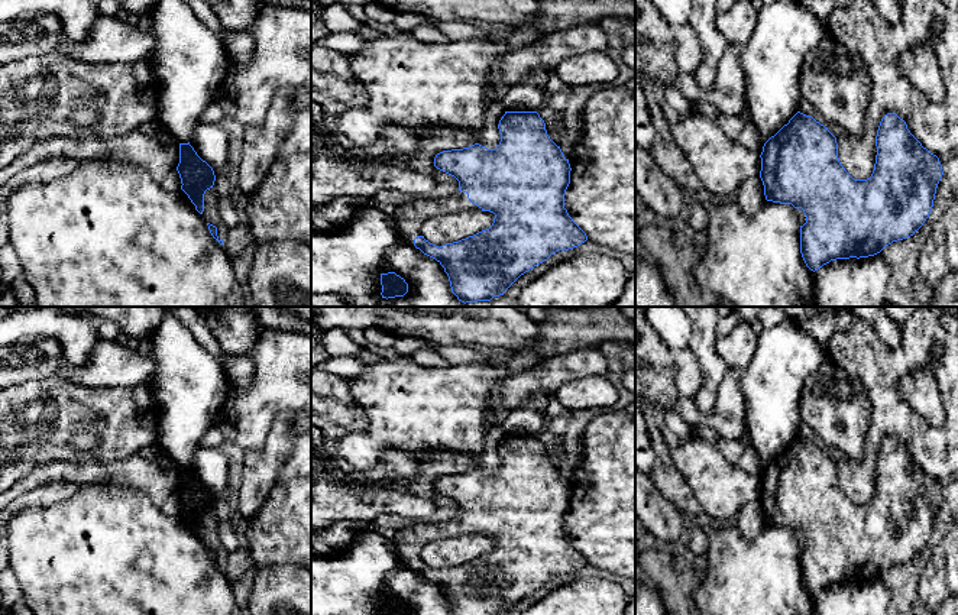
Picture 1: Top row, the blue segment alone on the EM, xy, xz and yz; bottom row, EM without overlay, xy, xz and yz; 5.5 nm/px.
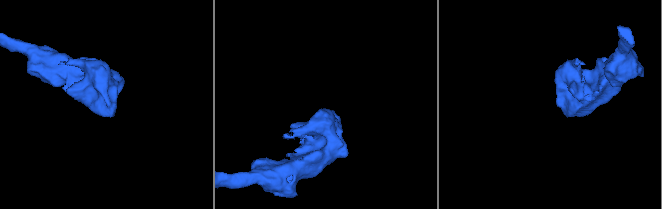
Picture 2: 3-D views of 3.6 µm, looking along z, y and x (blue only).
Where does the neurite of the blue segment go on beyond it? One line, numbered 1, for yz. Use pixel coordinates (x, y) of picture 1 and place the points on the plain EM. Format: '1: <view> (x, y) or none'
1: none

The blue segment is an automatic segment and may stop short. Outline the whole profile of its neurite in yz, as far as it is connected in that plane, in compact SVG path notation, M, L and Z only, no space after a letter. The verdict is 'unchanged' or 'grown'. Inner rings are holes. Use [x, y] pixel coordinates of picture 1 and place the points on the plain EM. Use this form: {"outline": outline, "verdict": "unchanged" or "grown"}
{"outline": "M797 436L764 467L760 479L760 502L766 524L803 534L806 547L800 550L800 577L810 595L815 596L836 583L874 580L893 566L913 560L929 541L938 508L944 499L939 482L922 470L907 453L906 446L896 437L887 437L881 443L876 470L877 479L871 501L854 504L839 486L836 462L812 440Z", "verdict": "unchanged"}

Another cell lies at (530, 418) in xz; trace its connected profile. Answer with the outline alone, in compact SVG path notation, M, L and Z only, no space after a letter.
M538 392L524 405L508 411L499 425L506 436L535 436L546 428L548 398Z

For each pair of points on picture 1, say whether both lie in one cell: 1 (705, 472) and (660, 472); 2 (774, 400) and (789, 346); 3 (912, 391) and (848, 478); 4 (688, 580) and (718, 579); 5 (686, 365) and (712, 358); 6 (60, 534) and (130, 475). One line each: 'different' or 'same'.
1: different
2: same
3: different
4: different
5: different
6: different

